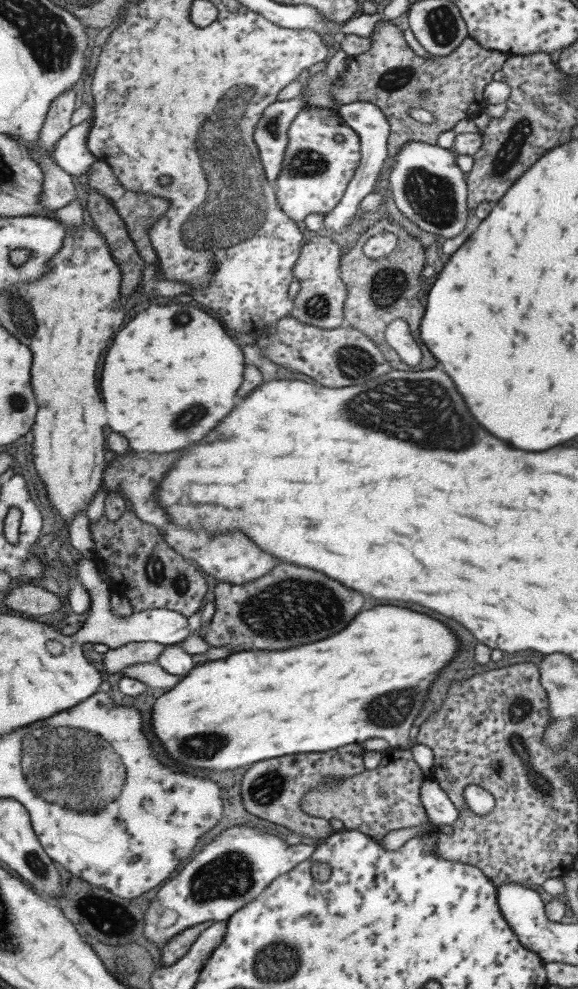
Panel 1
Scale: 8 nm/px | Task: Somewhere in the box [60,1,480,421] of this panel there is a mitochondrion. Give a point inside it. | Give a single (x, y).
(232, 213)

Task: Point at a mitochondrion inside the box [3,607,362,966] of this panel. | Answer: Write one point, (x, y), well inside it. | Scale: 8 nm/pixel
(65, 761)

